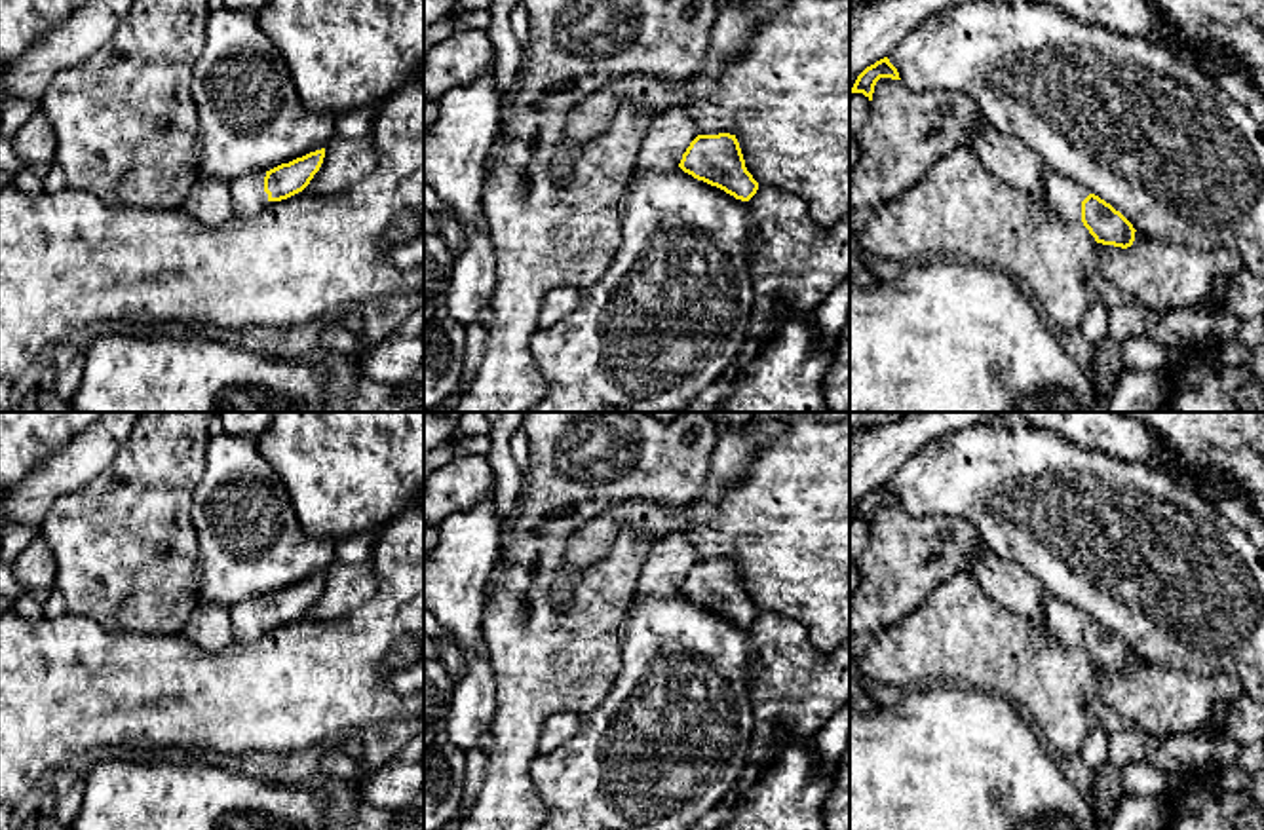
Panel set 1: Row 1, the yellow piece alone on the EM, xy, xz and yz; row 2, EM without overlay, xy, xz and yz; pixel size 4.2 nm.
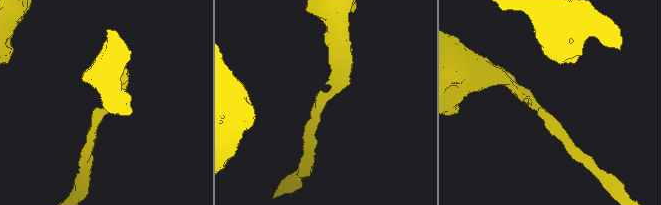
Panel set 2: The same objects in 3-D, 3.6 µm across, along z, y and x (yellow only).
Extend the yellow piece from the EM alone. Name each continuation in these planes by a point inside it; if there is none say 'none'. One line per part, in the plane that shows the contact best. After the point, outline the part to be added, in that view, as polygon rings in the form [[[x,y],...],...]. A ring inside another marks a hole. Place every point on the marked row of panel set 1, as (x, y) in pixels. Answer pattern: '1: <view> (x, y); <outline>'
1: xy (248, 194); [[[257,171],[230,182],[234,218],[257,217],[266,207],[264,177],[264,171]]]

